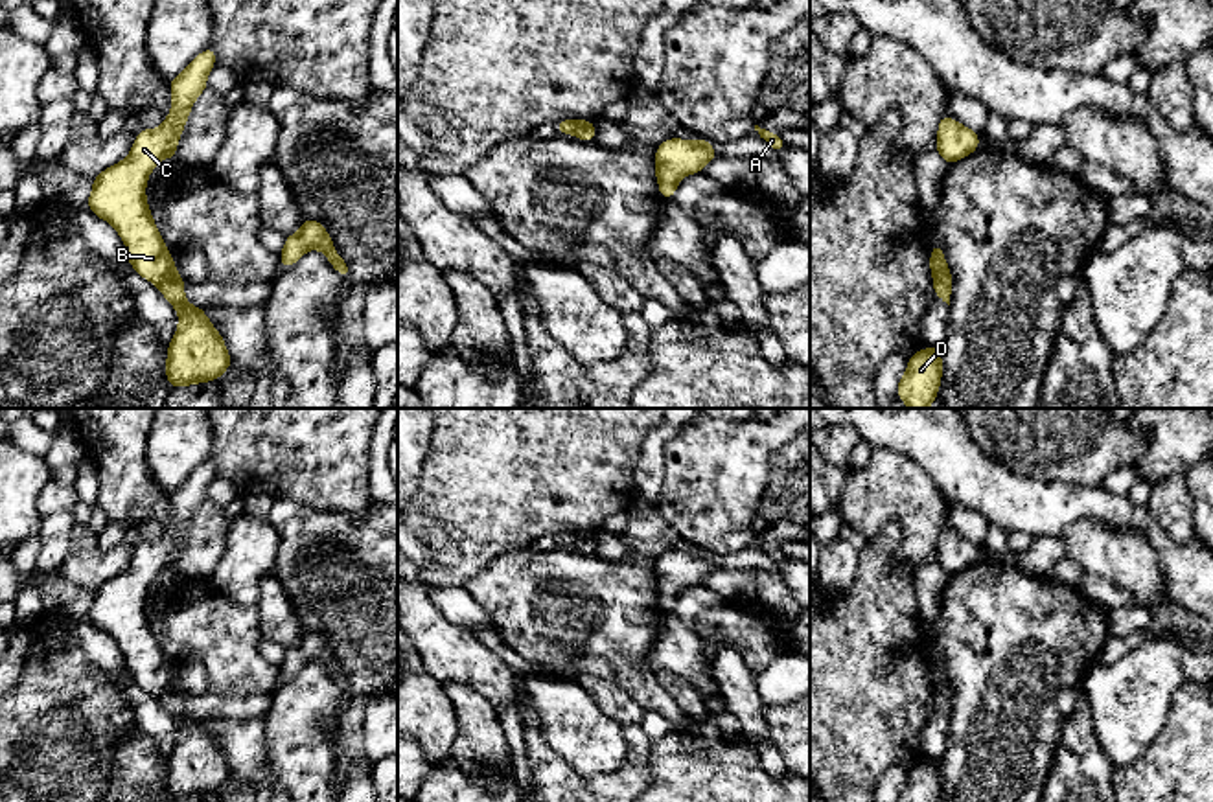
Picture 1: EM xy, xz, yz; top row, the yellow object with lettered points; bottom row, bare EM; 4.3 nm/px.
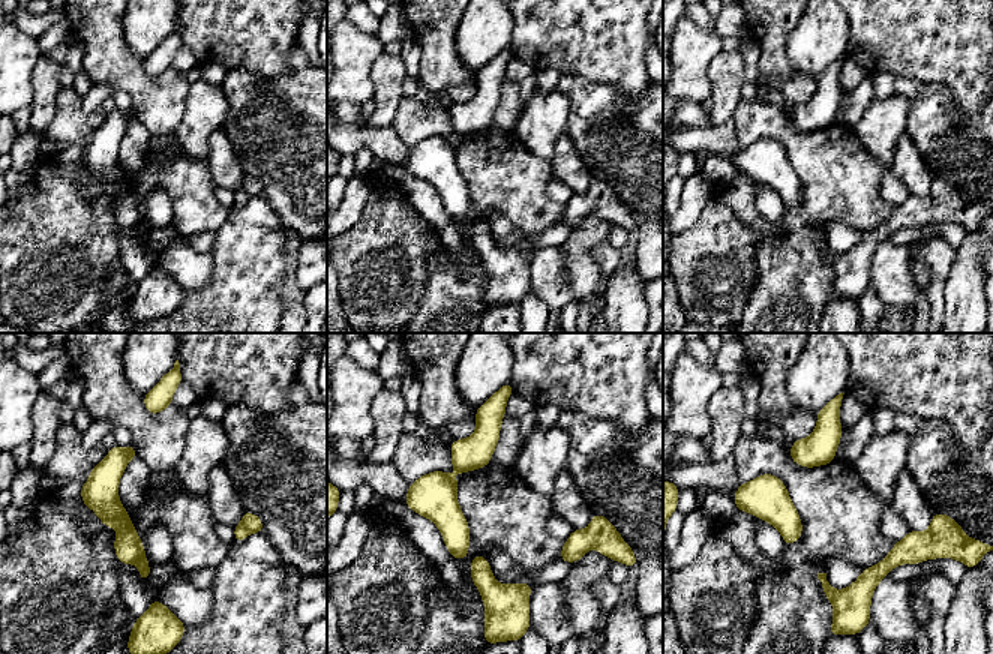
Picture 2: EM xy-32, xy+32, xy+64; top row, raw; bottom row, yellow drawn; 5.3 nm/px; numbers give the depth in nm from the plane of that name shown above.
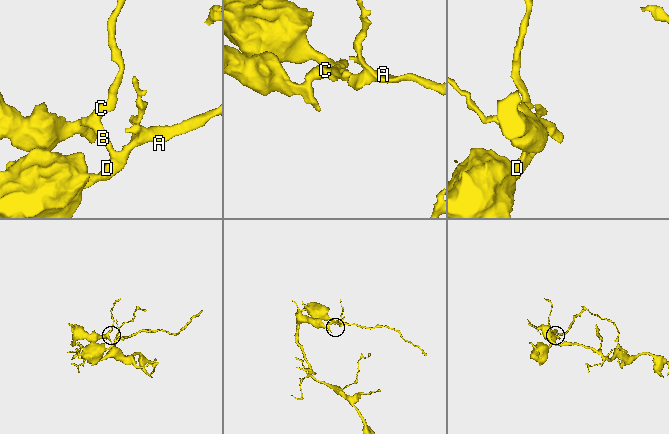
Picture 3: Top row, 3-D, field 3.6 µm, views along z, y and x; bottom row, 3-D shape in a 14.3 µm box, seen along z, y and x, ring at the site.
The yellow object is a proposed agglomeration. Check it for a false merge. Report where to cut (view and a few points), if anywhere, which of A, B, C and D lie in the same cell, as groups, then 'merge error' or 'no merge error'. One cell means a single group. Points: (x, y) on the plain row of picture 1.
xy (173, 679), (157, 696) | A D / B C | merge error

